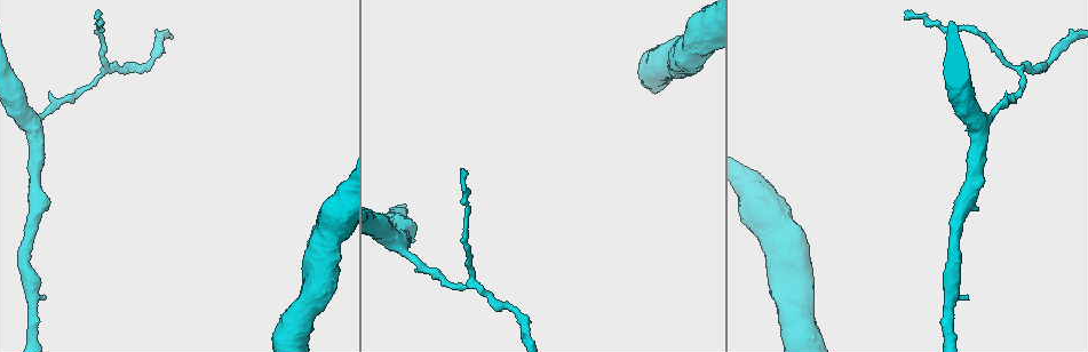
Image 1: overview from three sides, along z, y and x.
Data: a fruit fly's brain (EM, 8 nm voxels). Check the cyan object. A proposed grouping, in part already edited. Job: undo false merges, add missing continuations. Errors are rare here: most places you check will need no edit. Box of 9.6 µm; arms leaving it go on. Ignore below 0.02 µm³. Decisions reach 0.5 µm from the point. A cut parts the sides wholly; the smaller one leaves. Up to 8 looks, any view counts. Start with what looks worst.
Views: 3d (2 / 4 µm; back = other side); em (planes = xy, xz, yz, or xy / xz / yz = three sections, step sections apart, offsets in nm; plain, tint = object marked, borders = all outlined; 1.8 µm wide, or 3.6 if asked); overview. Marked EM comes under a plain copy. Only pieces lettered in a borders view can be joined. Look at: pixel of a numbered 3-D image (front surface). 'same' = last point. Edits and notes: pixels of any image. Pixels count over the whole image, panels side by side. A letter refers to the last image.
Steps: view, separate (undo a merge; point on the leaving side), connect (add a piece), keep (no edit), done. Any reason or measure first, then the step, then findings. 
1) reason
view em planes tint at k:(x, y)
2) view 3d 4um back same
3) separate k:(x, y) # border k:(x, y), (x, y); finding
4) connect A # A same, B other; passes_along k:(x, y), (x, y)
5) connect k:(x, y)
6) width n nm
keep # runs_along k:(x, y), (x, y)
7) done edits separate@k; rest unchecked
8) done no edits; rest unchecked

stops while still wide
view 3d 4um at 1:(44, 296)

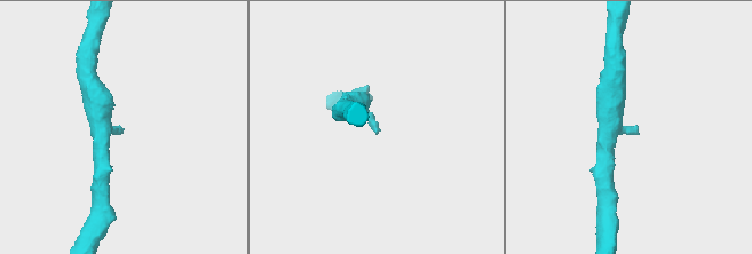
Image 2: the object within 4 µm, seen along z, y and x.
view em planes borders at 2:(636, 125)

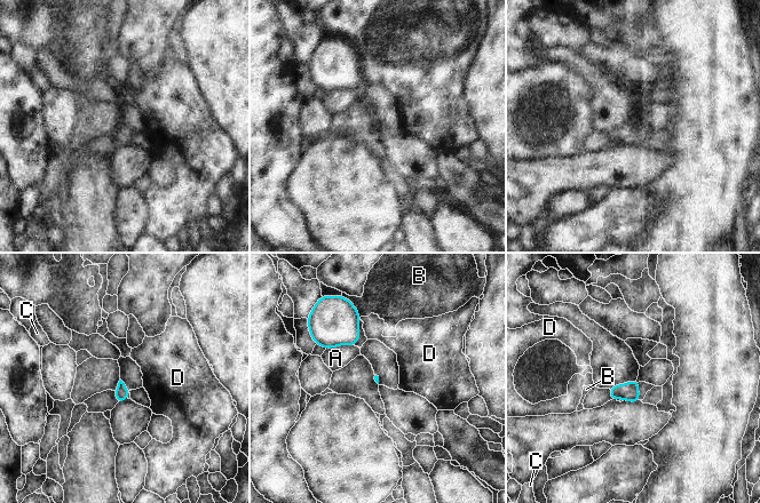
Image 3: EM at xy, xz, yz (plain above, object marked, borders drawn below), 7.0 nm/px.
keep # A other, B other, C other, D other; border 3:(316, 343), (325, 349); none of them fits

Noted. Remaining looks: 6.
arms part here
view em yz step 8 borders at 1:(471, 284)

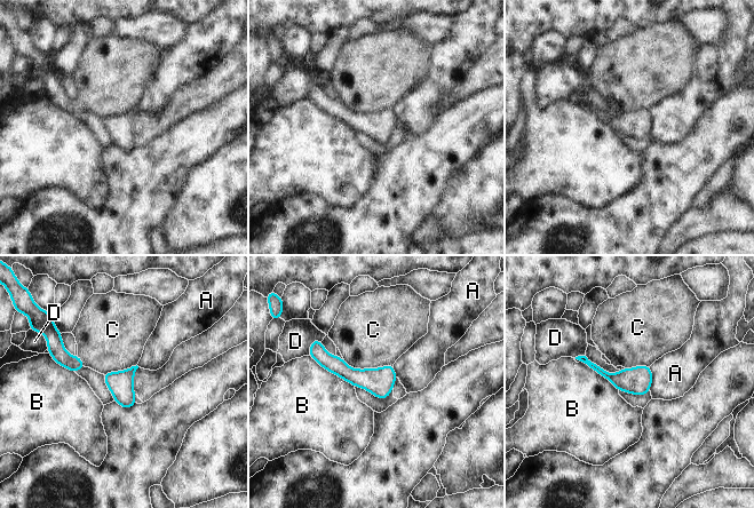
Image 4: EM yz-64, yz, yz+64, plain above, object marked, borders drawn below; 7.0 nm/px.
keep # A other, B other, C other, D other; border 4:(136, 364), (122, 371), (103, 374); continuous, no second neuron

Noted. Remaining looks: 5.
sudden change in width
view em planes borders at 1:(403, 250)

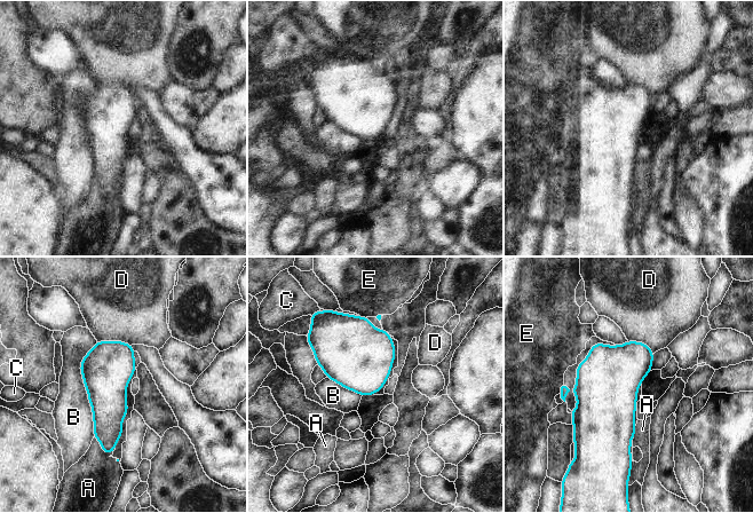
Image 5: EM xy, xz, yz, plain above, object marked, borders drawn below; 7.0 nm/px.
width 360 nm; longest_contact B 650 nm
keep # A other, B other, C other, D other, E other; one neuron here

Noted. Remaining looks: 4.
done no edits; rest unchecked

